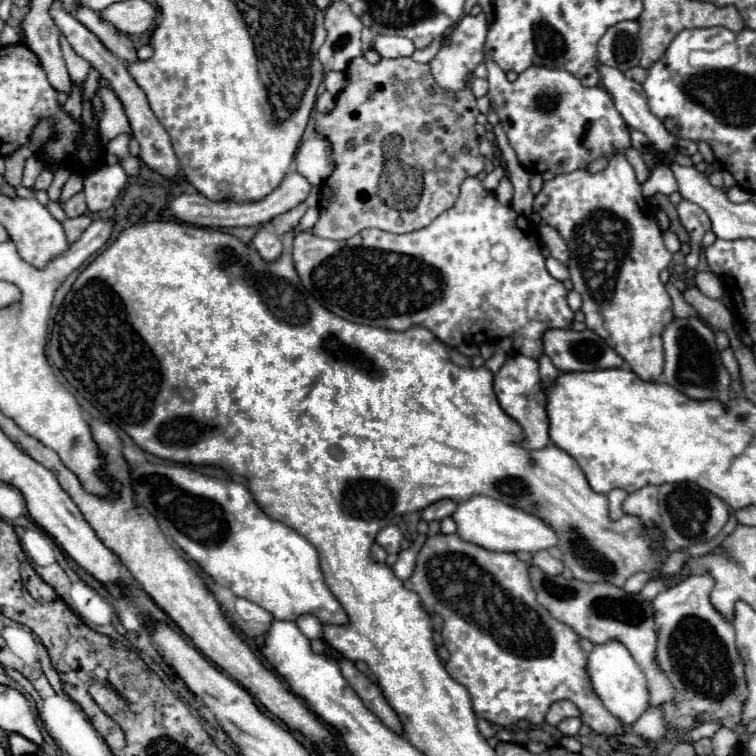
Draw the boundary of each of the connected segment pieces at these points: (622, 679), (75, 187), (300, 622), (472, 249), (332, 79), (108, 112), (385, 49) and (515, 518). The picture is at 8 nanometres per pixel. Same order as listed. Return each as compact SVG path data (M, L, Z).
M611 639L609 643L595 645L593 651L587 655L587 675L591 681L593 691L597 697L603 701L603 705L623 721L625 727L631 727L631 723L637 721L639 715L647 711L647 701L649 701L649 689L647 689L647 679L645 673L639 669L639 665L633 661L631 653L623 643L617 643Z
M73 171L71 173L71 177L69 177L69 181L65 183L65 187L63 187L63 195L61 195L61 199L59 199L59 203L63 203L63 201L67 201L69 197L73 197L75 193L79 193L83 189L83 175L81 173L77 173L77 171Z
M301 615L297 619L297 627L309 637L309 639L321 639L323 637L323 627L313 615Z
M467 177L455 205L425 229L407 235L365 229L349 241L299 233L295 237L293 259L305 289L339 317L389 331L407 331L409 327L425 325L451 347L487 333L489 341L511 337L515 353L539 359L543 355L541 335L549 327L569 329L573 323L573 311L567 305L567 289L547 273L535 225L511 207L501 205L491 191L483 189L477 177Z
M331 71L331 73L325 75L323 83L325 83L325 89L331 95L339 95L345 89L345 85L347 85L347 75L343 71Z
M99 85L95 95L99 95L101 103L103 103L103 111L101 111L101 117L99 117L99 131L107 139L115 139L121 133L131 135L129 119L125 115L125 109L121 107L121 101L117 99L115 91L107 85Z
M375 35L373 37L373 51L377 51L381 57L397 59L397 57L409 57L415 51L415 45L397 35Z
M473 495L467 501L459 503L451 517L457 525L457 535L461 535L461 539L465 539L467 543L477 543L479 547L485 547L487 551L537 553L541 549L549 549L557 545L557 535L549 529L547 523L543 523L535 515L529 515L521 509L515 509L487 495Z

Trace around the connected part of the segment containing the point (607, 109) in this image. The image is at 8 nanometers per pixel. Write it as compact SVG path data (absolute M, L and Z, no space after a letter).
M485 59L487 71L489 71L489 99L499 115L501 127L515 149L519 163L525 165L529 173L545 173L553 171L555 175L571 173L577 169L585 169L591 161L611 155L615 149L625 151L631 147L629 127L625 119L621 119L621 113L615 109L611 95L603 87L585 87L579 79L569 75L563 69L547 69L547 67L529 67L527 71L519 73L515 81L509 81L505 73L493 63L491 59Z

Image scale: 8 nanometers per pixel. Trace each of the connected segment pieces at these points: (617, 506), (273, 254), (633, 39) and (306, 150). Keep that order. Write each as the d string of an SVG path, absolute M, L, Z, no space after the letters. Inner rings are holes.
M613 489L613 491L607 493L607 497L609 497L611 519L621 519L621 517L623 517L623 509L621 509L621 505L623 505L623 501L625 501L627 495L629 495L629 493L623 491L623 489Z
M261 227L251 239L251 245L259 251L265 261L275 261L281 255L281 237L275 235L269 227Z
M623 21L607 29L599 41L599 63L617 67L619 71L629 71L639 65L641 41L637 21Z
M309 139L301 143L295 157L295 169L301 171L301 175L305 175L311 185L323 185L325 179L333 173L329 141Z

